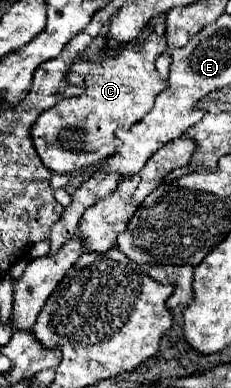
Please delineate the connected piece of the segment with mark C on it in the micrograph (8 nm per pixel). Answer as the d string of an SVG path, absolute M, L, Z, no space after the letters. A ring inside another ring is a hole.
M154 31L146 41L134 43L124 51L100 57L94 63L74 63L64 77L64 85L82 85L84 93L74 99L62 99L44 111L32 125L30 137L42 163L56 173L84 171L100 165L116 149L114 131L118 127L132 127L148 109L156 93L166 89L166 81L158 77L154 61L164 51L164 33Z

